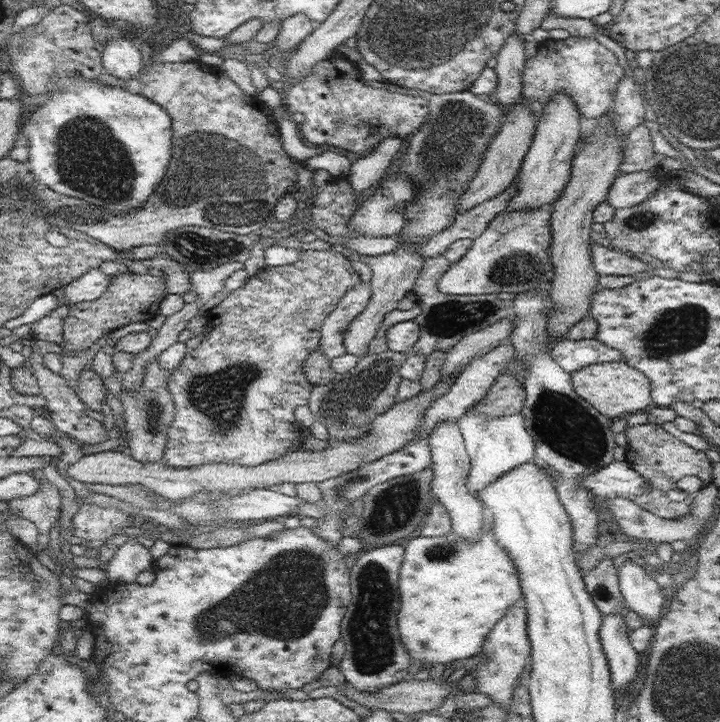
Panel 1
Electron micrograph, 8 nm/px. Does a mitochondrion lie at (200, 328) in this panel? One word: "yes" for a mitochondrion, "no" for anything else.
no

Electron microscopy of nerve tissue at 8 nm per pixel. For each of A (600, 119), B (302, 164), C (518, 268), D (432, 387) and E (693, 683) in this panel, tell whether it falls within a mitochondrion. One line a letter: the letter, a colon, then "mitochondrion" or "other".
A: other
B: other
C: mitochondrion
D: other
E: mitochondrion

